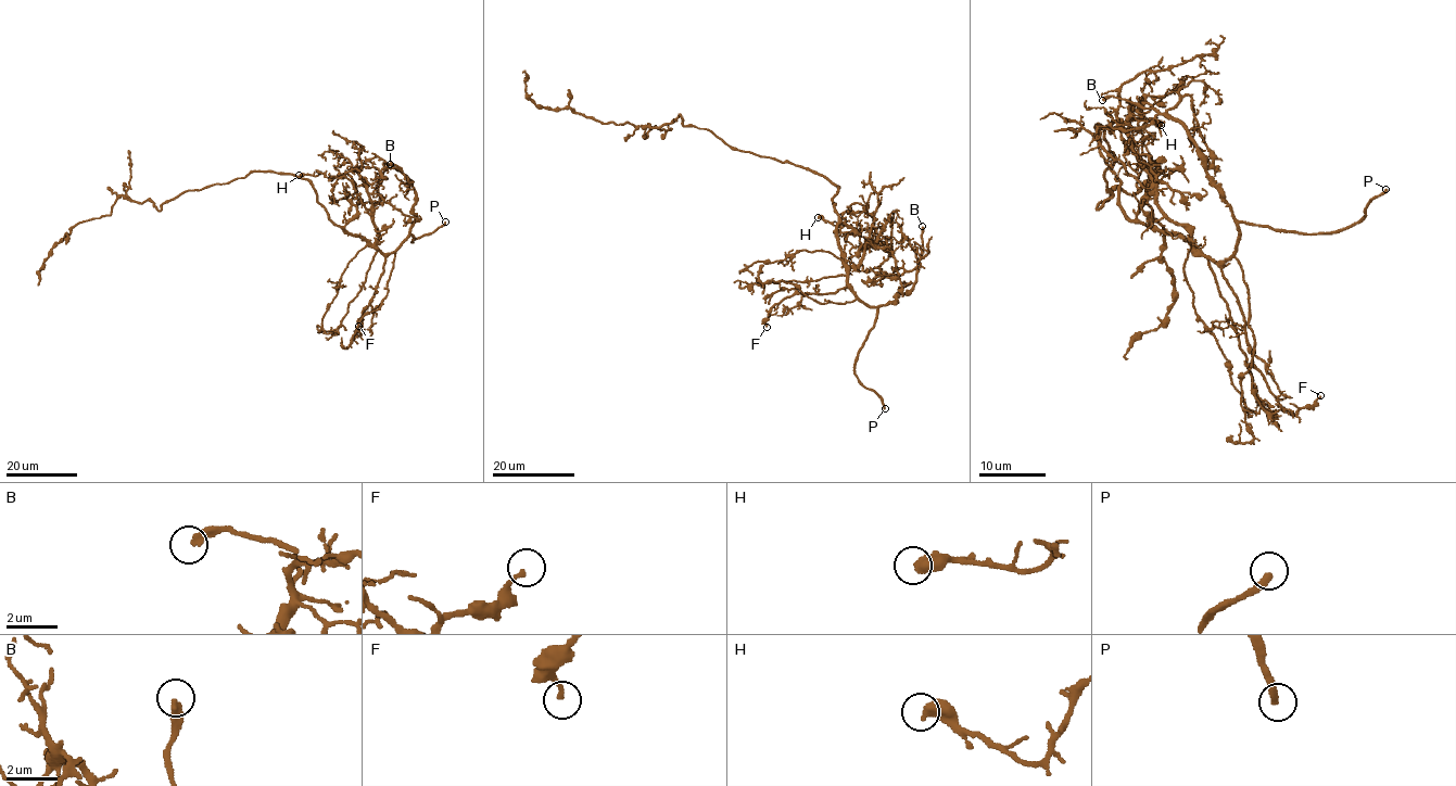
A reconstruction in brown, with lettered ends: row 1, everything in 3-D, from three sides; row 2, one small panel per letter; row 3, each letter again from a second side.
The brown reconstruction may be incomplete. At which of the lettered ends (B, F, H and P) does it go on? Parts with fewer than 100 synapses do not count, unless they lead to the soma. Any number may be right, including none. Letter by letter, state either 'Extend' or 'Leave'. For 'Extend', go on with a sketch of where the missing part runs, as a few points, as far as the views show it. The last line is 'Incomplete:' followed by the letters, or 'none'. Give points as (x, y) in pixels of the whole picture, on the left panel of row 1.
B: Leave
F: Leave
H: Leave
P: Extend
Incomplete: P

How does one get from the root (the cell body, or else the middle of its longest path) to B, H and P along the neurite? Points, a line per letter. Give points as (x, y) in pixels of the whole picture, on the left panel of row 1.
B: (280, 173), (308, 181), (328, 218), (385, 254), (396, 250), (408, 235), (415, 216), (410, 180), (390, 164)
H: (280, 173), (308, 181), (328, 218), (340, 227), (356, 214), (351, 199), (356, 188), (349, 175), (299, 175)
P: (280, 173), (308, 181), (328, 218), (384, 253), (396, 250), (409, 233), (415, 237), (413, 242), (445, 222)

